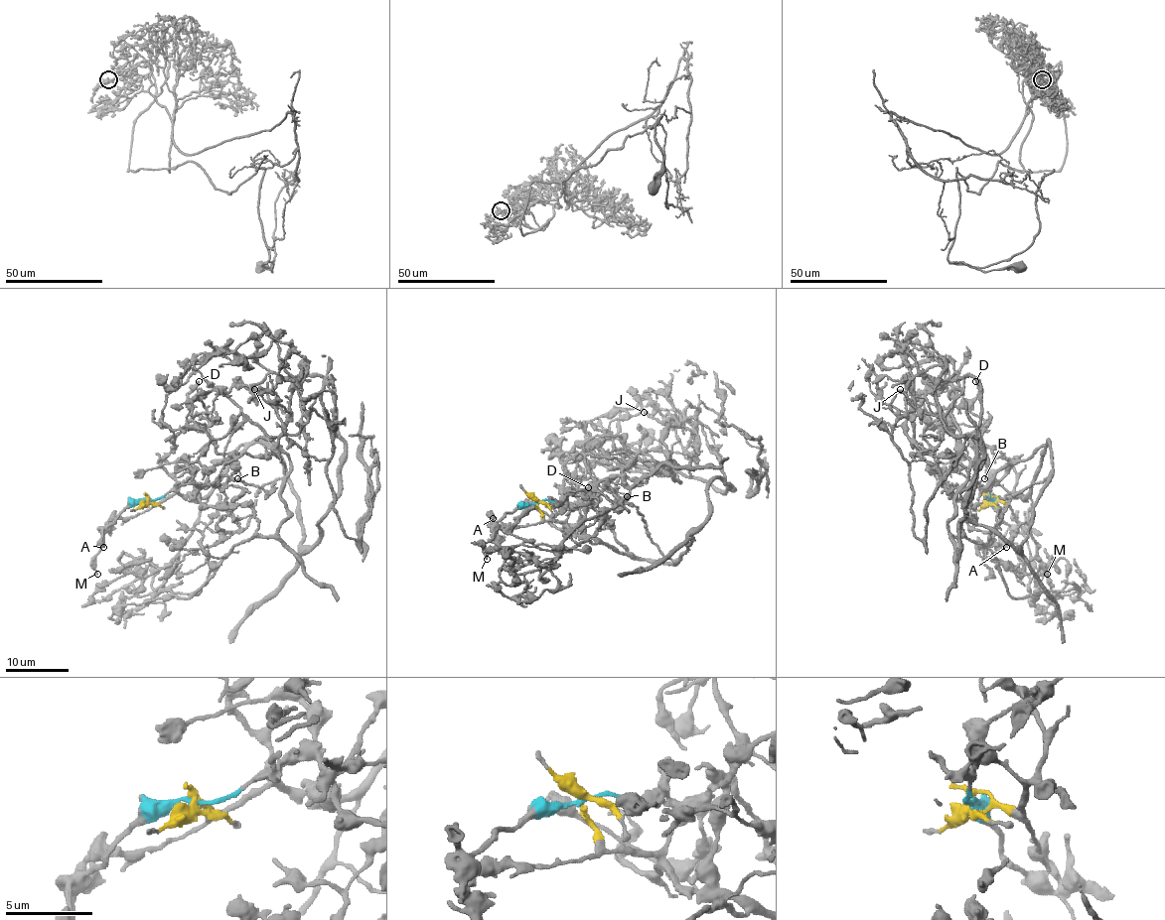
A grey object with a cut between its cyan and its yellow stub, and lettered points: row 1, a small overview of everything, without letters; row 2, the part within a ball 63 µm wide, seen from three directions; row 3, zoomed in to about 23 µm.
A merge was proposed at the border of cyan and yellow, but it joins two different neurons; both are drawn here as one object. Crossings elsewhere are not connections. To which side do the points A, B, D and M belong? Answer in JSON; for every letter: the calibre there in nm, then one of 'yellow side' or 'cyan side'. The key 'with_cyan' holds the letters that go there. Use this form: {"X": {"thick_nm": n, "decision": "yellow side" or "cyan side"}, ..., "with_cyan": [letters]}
{"A": {"thick_nm": 550, "decision": "cyan side"}, "B": {"thick_nm": 130, "decision": "yellow side"}, "D": {"thick_nm": 320, "decision": "yellow side"}, "M": {"thick_nm": 200, "decision": "cyan side"}, "with_cyan": ["A", "M"]}

